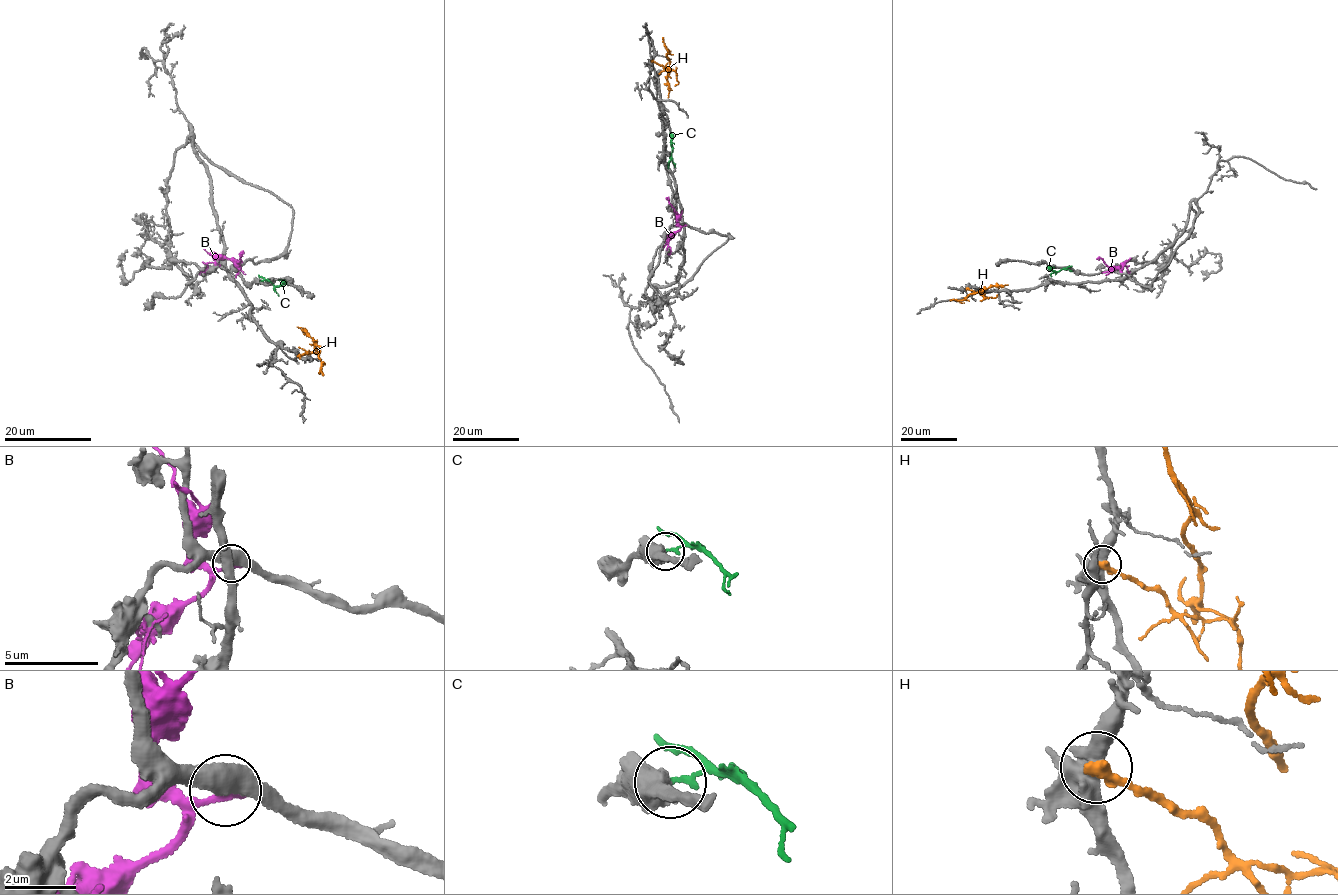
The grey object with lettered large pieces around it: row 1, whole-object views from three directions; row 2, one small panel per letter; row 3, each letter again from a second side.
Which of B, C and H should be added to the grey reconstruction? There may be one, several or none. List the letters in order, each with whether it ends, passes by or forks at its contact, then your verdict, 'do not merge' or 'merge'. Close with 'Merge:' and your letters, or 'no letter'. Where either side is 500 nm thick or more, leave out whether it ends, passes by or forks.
B: do not merge
C: do not merge
H: it ends; do not merge
Merge: no letter

